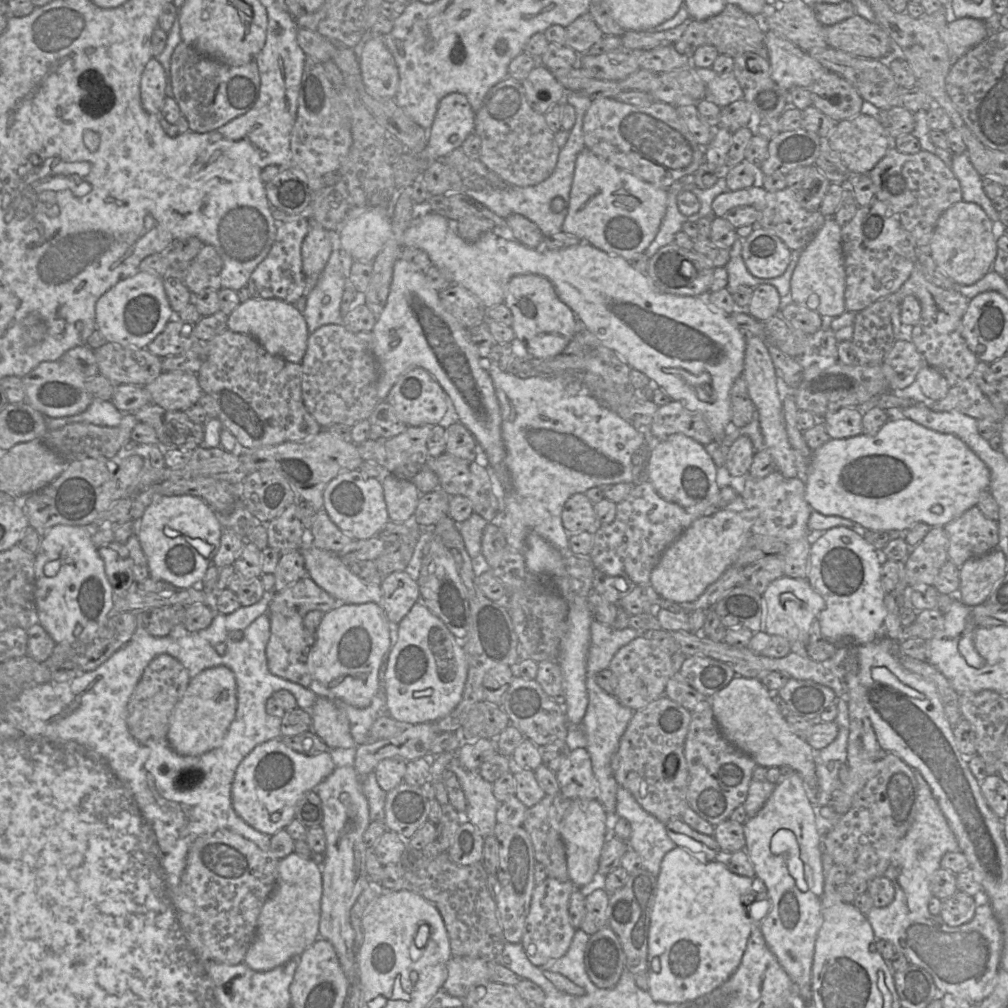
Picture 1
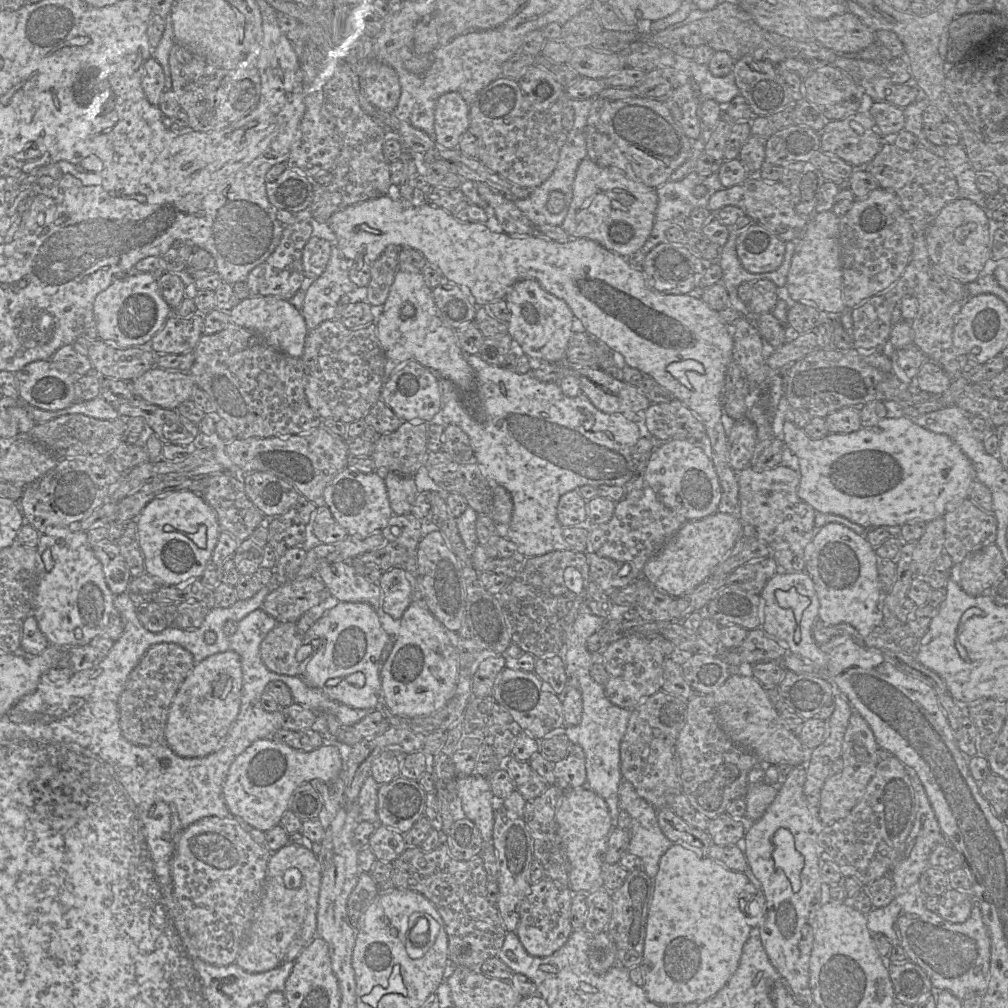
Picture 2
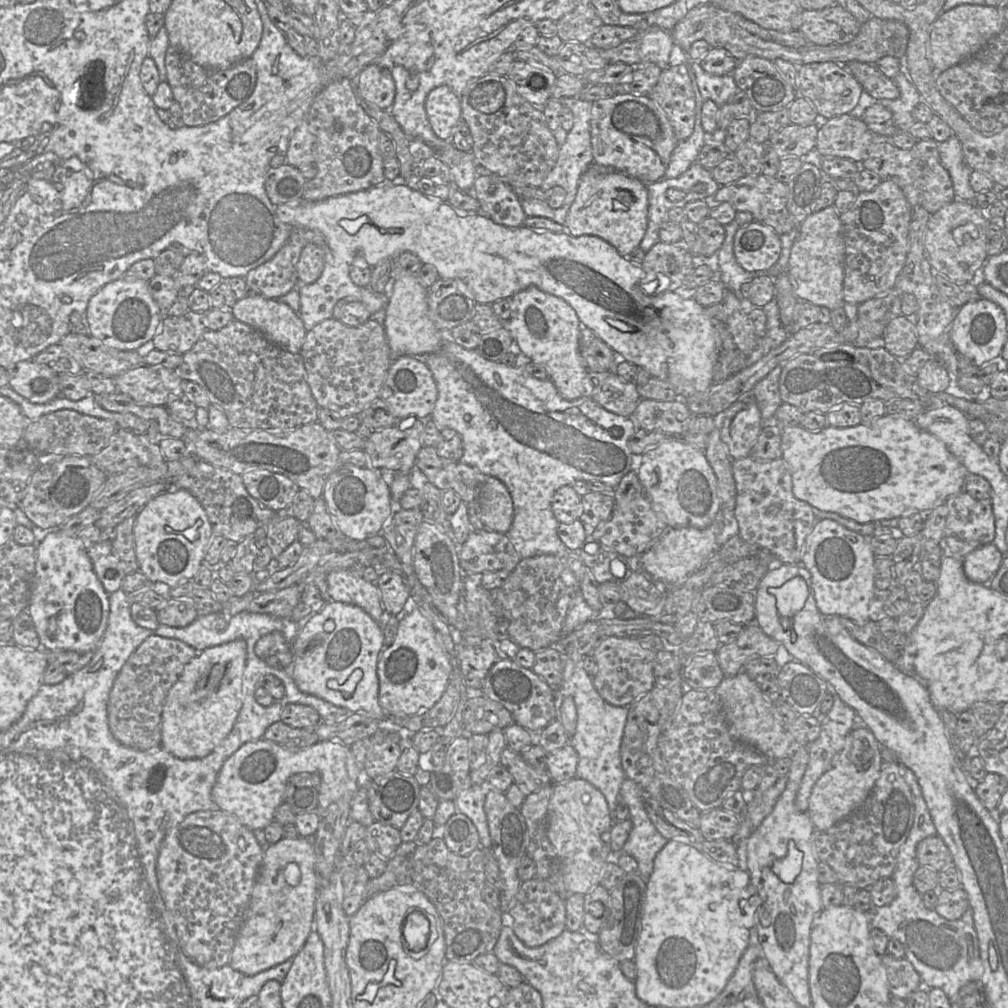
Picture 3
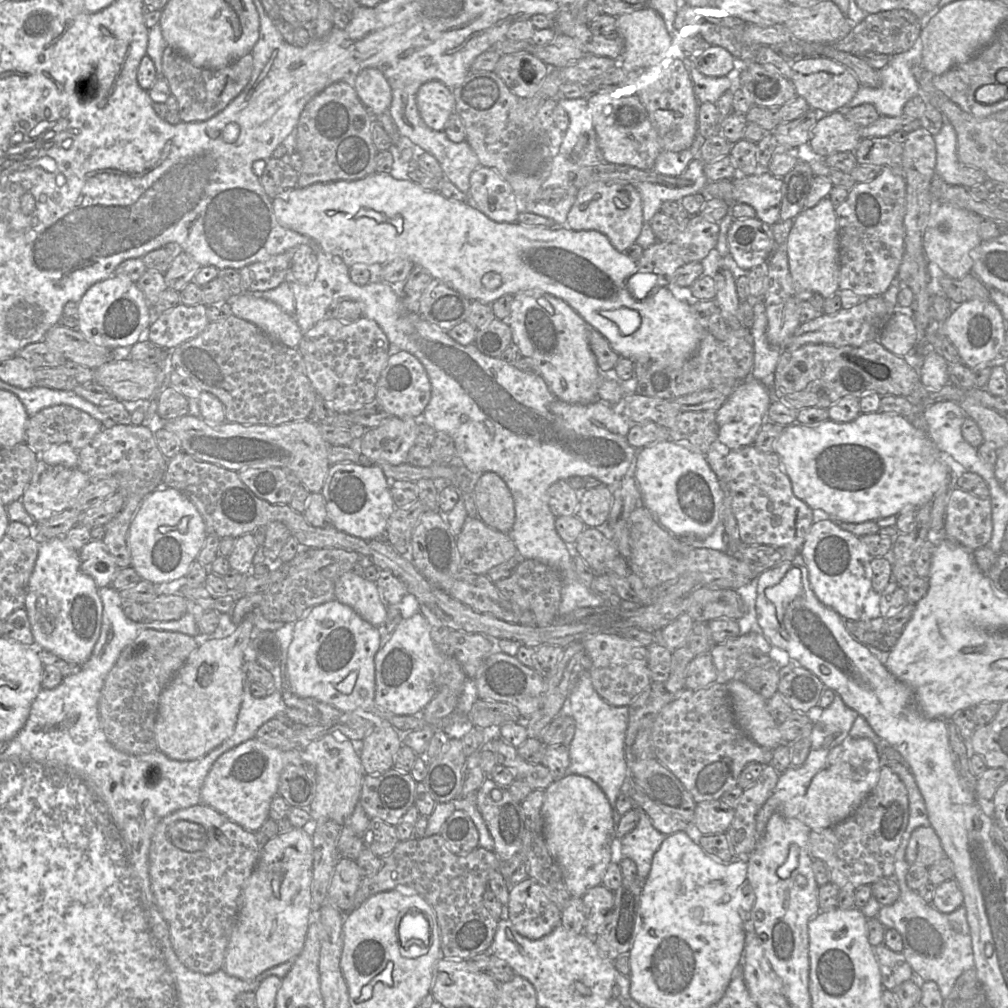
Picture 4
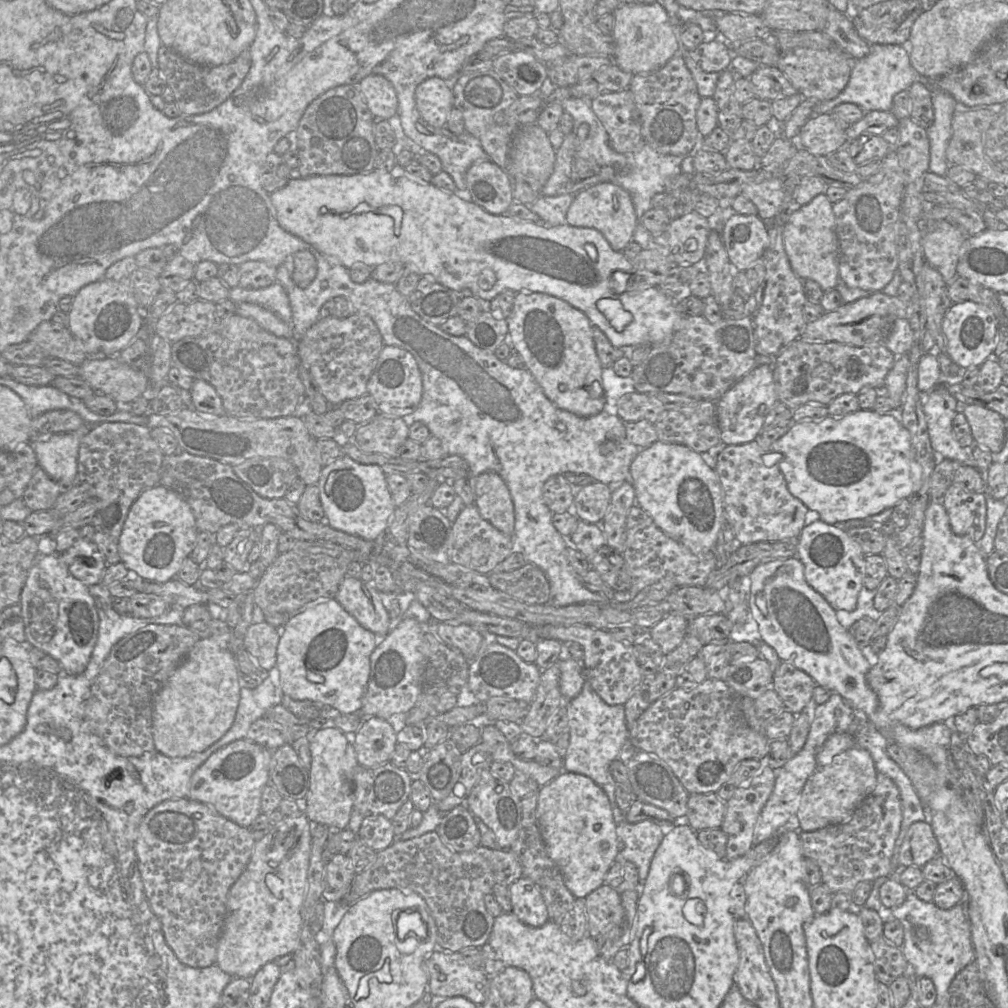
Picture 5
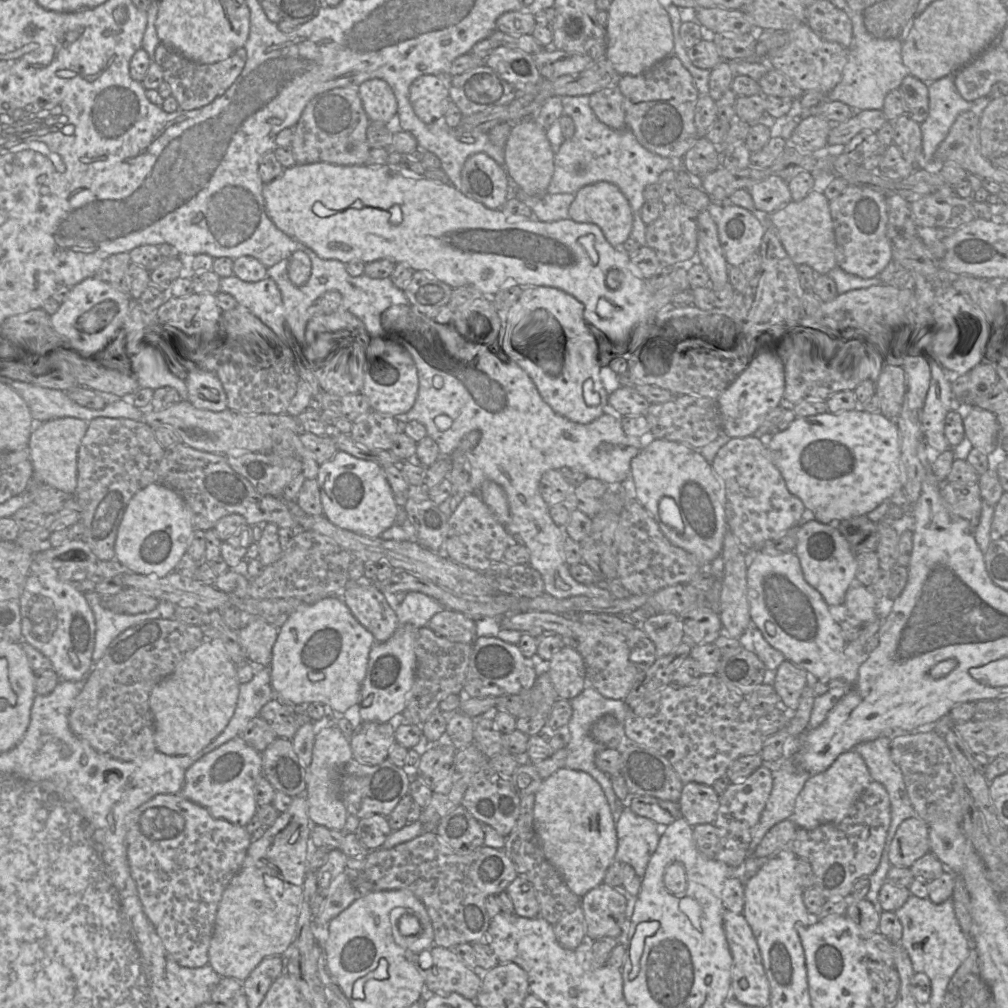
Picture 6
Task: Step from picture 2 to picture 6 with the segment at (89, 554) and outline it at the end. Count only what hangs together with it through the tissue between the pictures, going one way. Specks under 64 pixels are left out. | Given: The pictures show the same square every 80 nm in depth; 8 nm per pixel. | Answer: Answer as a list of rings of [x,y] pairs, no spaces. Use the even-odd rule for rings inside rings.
[[[33,560],[19,597],[22,640],[52,663],[60,680],[83,682],[94,665],[95,619],[83,593],[60,579],[49,562]]]

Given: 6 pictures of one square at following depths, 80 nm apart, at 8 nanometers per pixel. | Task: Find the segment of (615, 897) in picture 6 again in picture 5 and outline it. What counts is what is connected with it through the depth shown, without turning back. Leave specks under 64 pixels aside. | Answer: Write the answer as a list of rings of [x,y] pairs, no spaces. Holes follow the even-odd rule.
[[[603,884],[585,897],[587,934],[596,938],[621,917],[621,897],[617,889]]]

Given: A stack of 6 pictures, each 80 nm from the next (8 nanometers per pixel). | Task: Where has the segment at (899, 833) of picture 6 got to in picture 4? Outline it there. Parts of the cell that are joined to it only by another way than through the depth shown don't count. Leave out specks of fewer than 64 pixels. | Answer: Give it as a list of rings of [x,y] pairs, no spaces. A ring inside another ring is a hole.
[[[931,826],[918,827],[912,832],[906,848],[906,861],[909,866],[929,868],[944,857],[946,855],[940,839]]]

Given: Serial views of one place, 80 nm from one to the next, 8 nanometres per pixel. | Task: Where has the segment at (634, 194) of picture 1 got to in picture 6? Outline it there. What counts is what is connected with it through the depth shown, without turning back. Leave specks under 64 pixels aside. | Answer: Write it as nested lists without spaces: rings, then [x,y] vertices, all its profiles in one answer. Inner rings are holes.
[[[597,182],[584,186],[575,194],[568,211],[568,218],[577,223],[593,224],[600,228],[604,237],[613,247],[623,245],[630,237],[633,213],[630,204],[620,189],[609,182]]]

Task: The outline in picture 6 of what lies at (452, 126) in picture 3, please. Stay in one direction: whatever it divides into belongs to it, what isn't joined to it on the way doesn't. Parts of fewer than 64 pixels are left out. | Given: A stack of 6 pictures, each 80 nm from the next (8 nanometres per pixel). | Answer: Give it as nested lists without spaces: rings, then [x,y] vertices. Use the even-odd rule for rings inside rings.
[[[422,75],[410,86],[410,103],[426,124],[444,120],[449,98],[448,76]]]

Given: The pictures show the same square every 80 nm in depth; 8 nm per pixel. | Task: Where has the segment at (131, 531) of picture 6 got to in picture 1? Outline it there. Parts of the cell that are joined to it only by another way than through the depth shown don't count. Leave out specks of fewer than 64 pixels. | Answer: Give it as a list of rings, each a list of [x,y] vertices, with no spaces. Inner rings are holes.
[[[189,494],[171,495],[171,496],[155,496],[152,502],[146,507],[142,516],[138,520],[133,520],[137,523],[137,538],[140,546],[147,558],[150,577],[156,580],[164,580],[180,588],[189,588],[202,581],[211,561],[214,559],[220,547],[220,538],[223,532],[223,527],[220,524],[215,512],[201,498]]]

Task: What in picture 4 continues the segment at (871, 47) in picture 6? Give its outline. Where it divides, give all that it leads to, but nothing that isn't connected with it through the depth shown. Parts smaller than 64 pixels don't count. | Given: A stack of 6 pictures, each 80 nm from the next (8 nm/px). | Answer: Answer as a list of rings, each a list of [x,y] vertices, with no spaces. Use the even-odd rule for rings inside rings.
[[[907,53],[891,56],[888,64],[879,70],[880,85],[872,88],[860,85],[855,96],[842,109],[843,114],[861,104],[872,104],[880,115],[899,117],[904,114],[908,100],[919,96],[926,103],[926,96],[916,81]]]

